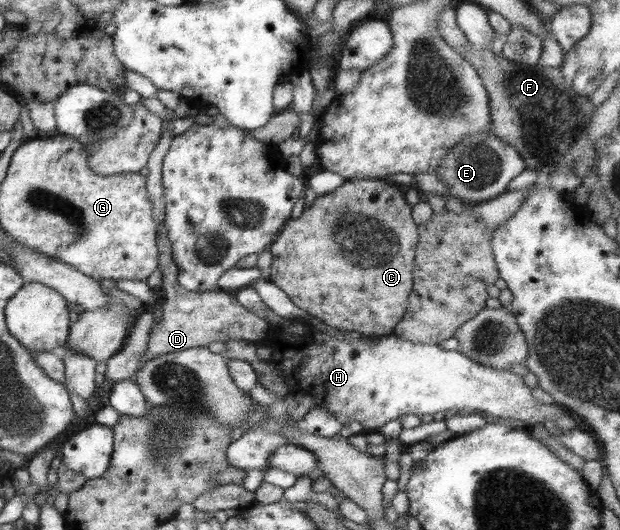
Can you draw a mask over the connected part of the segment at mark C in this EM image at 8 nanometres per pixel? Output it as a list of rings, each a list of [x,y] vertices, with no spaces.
[[[345,180],[338,189],[324,195],[319,195],[310,208],[304,209],[298,218],[290,218],[286,222],[283,231],[268,248],[268,251],[273,255],[268,280],[284,290],[297,307],[300,307],[300,309],[306,311],[309,315],[330,325],[330,327],[344,331],[357,331],[365,336],[390,335],[408,308],[409,296],[413,288],[413,268],[417,244],[419,243],[419,234],[411,211],[412,207],[405,199],[405,191],[394,187],[394,185],[388,185],[386,180]]]

